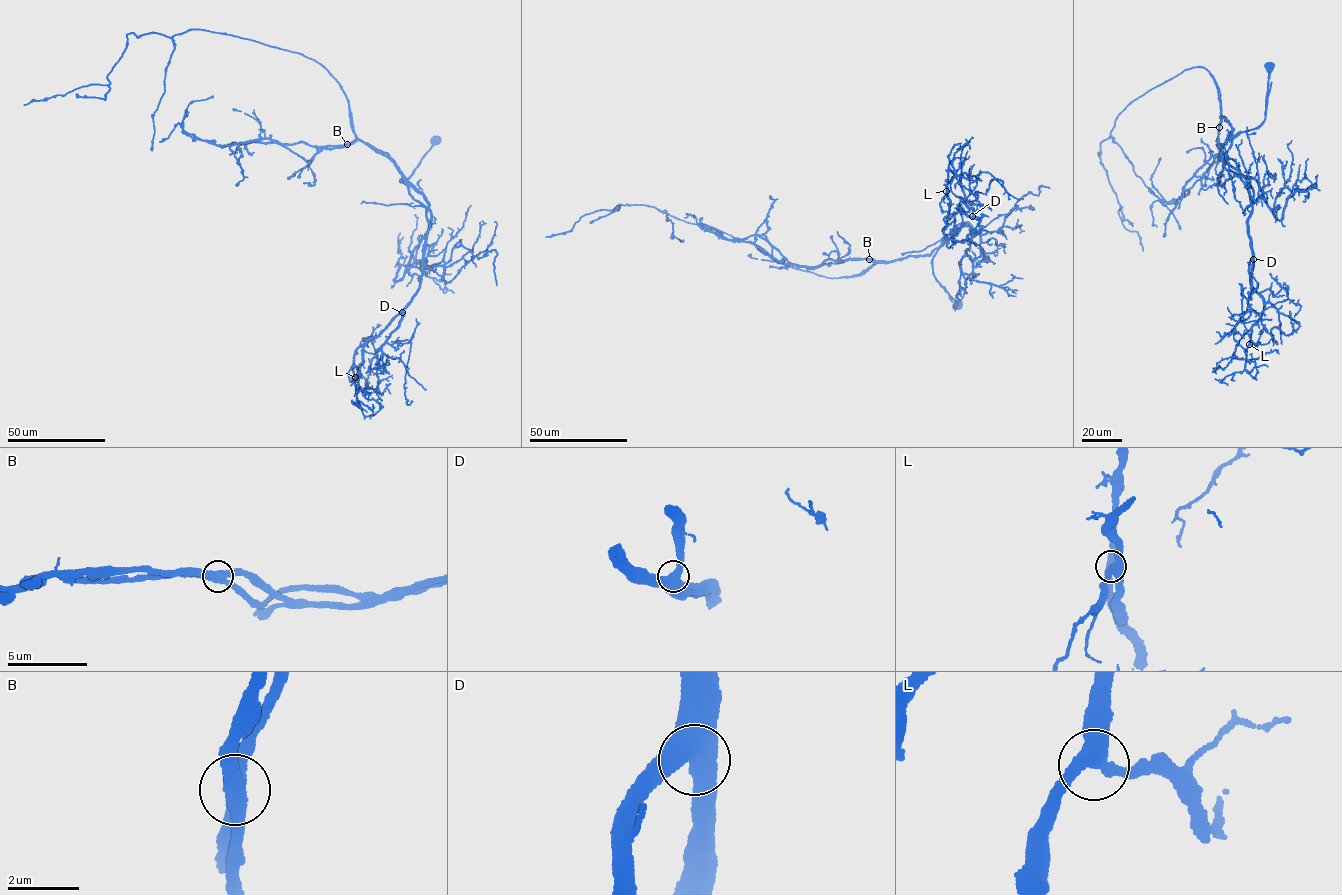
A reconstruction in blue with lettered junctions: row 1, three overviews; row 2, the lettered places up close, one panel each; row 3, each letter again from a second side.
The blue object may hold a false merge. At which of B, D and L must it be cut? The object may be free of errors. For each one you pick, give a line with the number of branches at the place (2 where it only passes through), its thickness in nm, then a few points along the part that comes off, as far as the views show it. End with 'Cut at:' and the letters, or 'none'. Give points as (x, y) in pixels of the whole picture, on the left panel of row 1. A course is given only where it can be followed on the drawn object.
B: 3 branches meet; 480 nm thick; foreign part runs (347, 144), (387, 153), (423, 195), (423, 264), (444, 265), (459, 245), (478, 257), (494, 250), (496, 285)
Cut at: B

